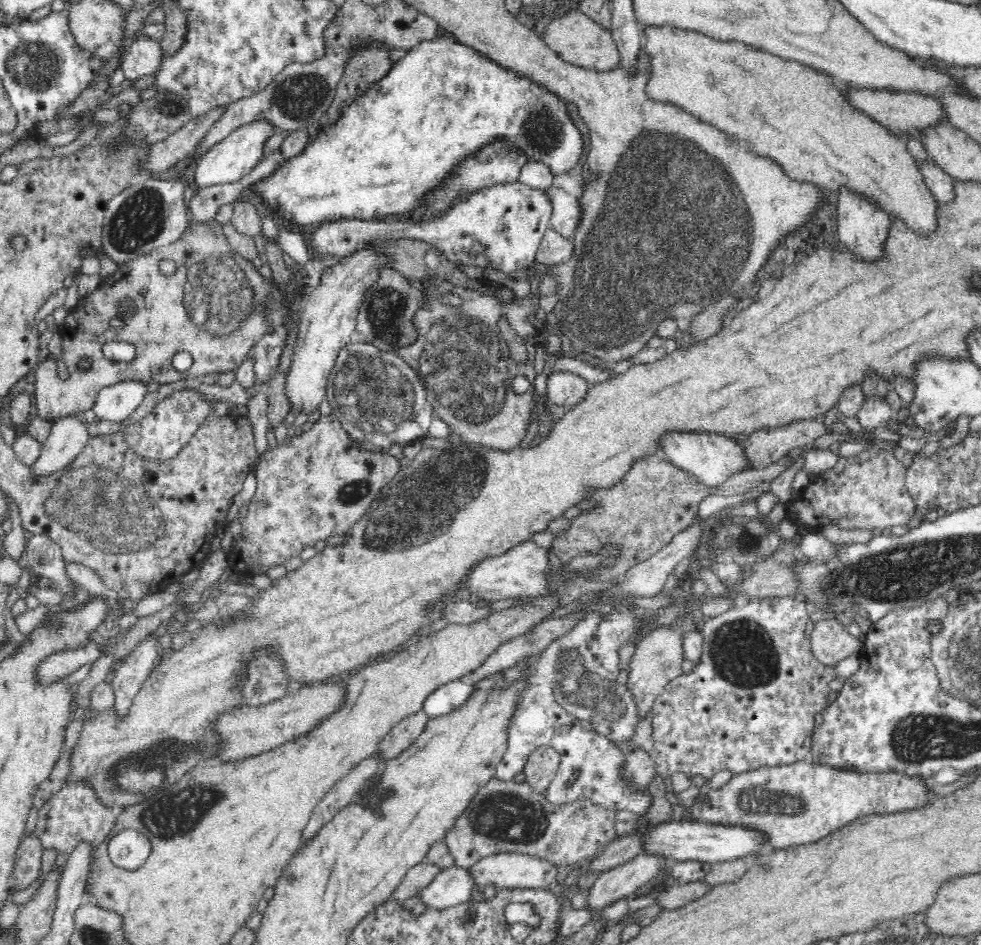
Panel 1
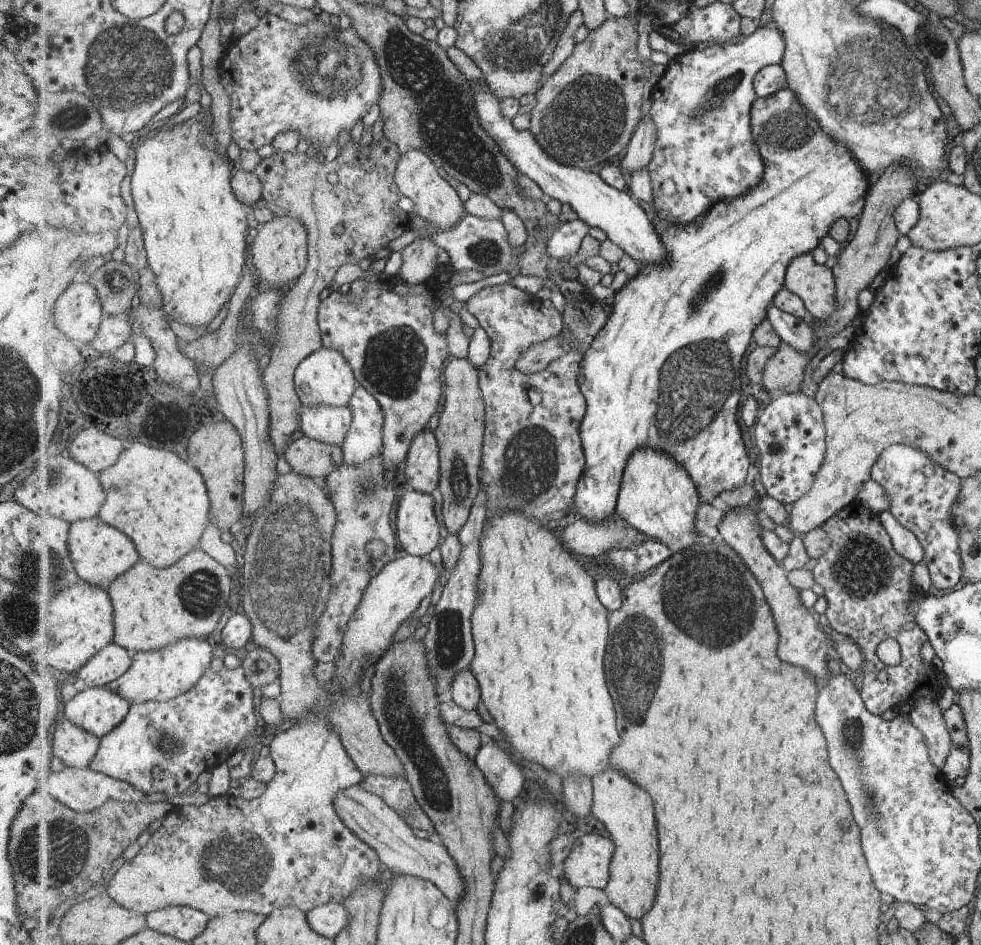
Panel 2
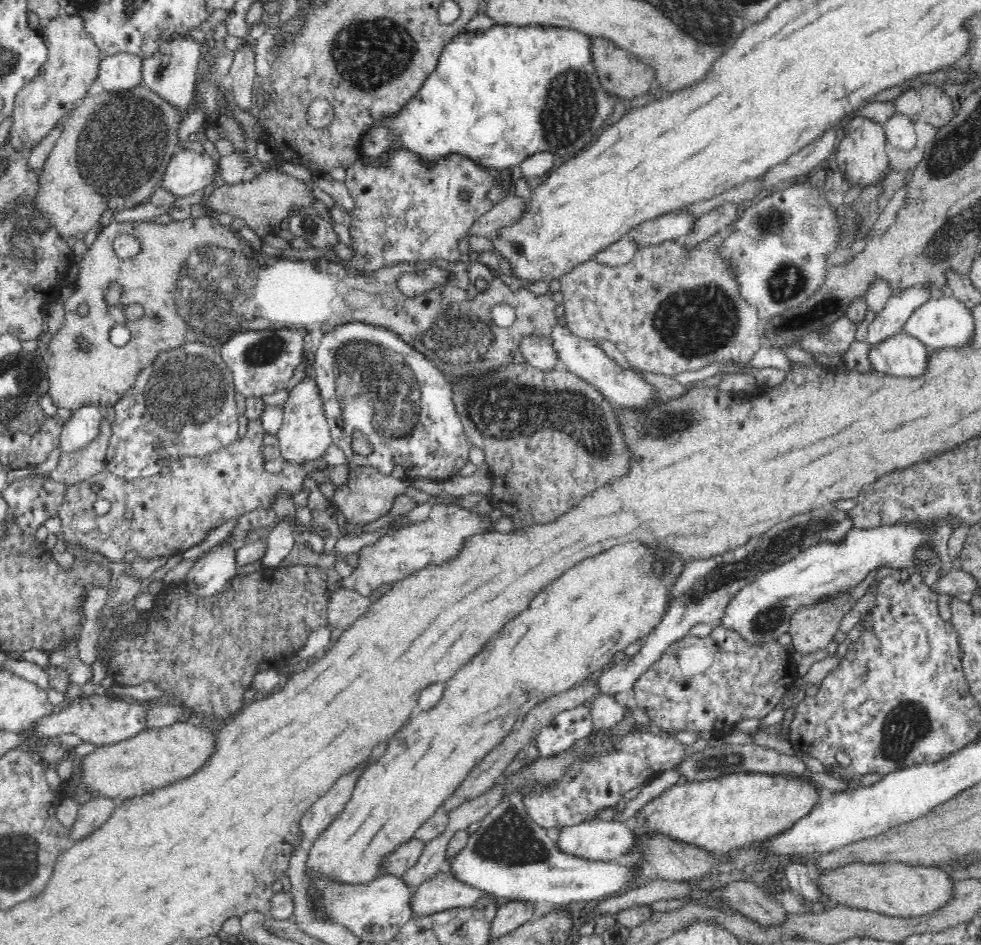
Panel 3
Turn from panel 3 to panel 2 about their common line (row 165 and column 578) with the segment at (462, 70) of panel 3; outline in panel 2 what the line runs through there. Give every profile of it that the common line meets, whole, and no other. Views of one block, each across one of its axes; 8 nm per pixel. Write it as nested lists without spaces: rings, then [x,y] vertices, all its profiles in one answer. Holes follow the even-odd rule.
[[[785,88],[778,94],[768,98],[758,98],[752,110],[752,126],[754,138],[766,163],[766,174],[762,185],[758,185],[757,189],[751,190],[749,195],[744,195],[735,200],[723,200],[697,221],[685,227],[678,225],[665,227],[660,221],[657,221],[653,204],[641,203],[641,207],[647,212],[650,219],[655,221],[662,242],[666,244],[667,251],[670,252],[670,258],[661,267],[643,265],[640,274],[636,278],[628,280],[623,288],[615,293],[610,320],[603,328],[602,333],[595,338],[595,341],[584,352],[582,373],[579,374],[578,382],[588,407],[586,417],[580,427],[580,438],[586,455],[586,466],[582,478],[579,480],[574,499],[574,512],[583,521],[603,523],[617,516],[616,507],[618,506],[626,467],[631,458],[644,447],[665,455],[668,454],[676,464],[679,464],[698,487],[702,503],[711,503],[715,498],[723,497],[725,493],[735,491],[745,485],[747,472],[751,468],[751,460],[747,456],[747,450],[745,450],[745,444],[743,444],[743,438],[741,438],[741,428],[739,428],[740,374],[743,374],[743,366],[741,366],[743,354],[746,354],[749,350],[749,344],[751,344],[751,338],[754,338],[755,330],[767,320],[768,310],[774,305],[774,299],[785,288],[786,275],[791,262],[800,255],[815,251],[822,240],[830,235],[835,222],[843,218],[851,219],[853,216],[861,215],[866,206],[866,197],[871,187],[867,182],[868,176],[862,170],[860,163],[842,143],[837,143],[827,137],[827,134],[824,134],[819,122],[810,113],[806,112],[806,109],[797,101],[794,93],[789,88]]]

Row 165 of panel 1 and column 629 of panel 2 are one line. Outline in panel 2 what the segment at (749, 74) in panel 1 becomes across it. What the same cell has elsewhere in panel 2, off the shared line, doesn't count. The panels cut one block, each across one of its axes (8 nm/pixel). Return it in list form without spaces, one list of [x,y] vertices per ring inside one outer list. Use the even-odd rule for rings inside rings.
[[[609,769],[592,779],[594,787],[594,816],[603,823],[615,844],[614,858],[610,865],[610,882],[603,898],[620,907],[631,919],[643,918],[655,902],[659,882],[659,832],[657,816],[651,794],[637,786],[621,771]]]

